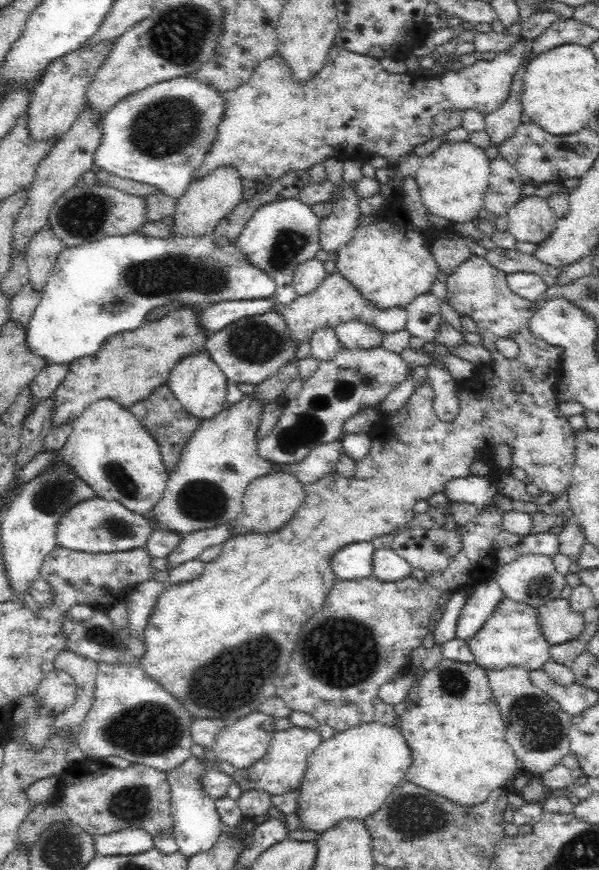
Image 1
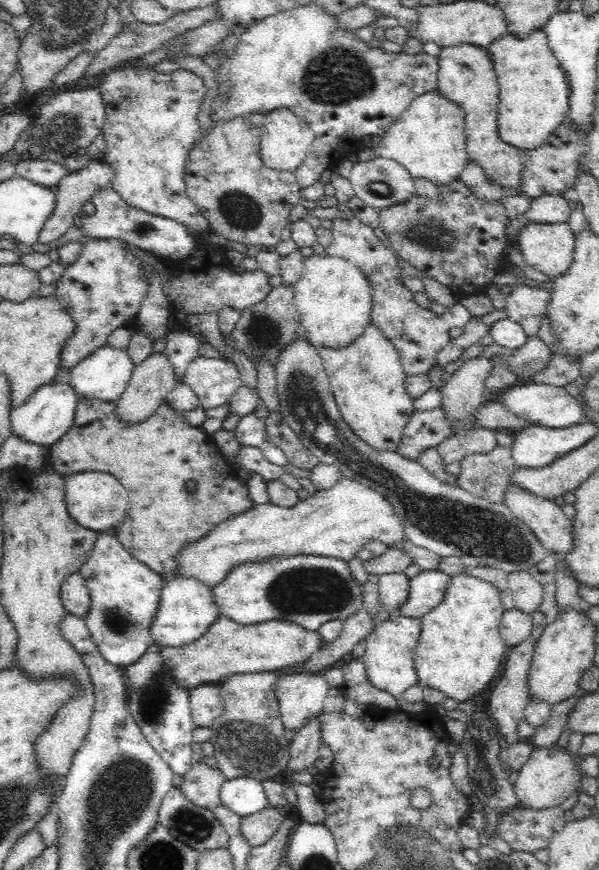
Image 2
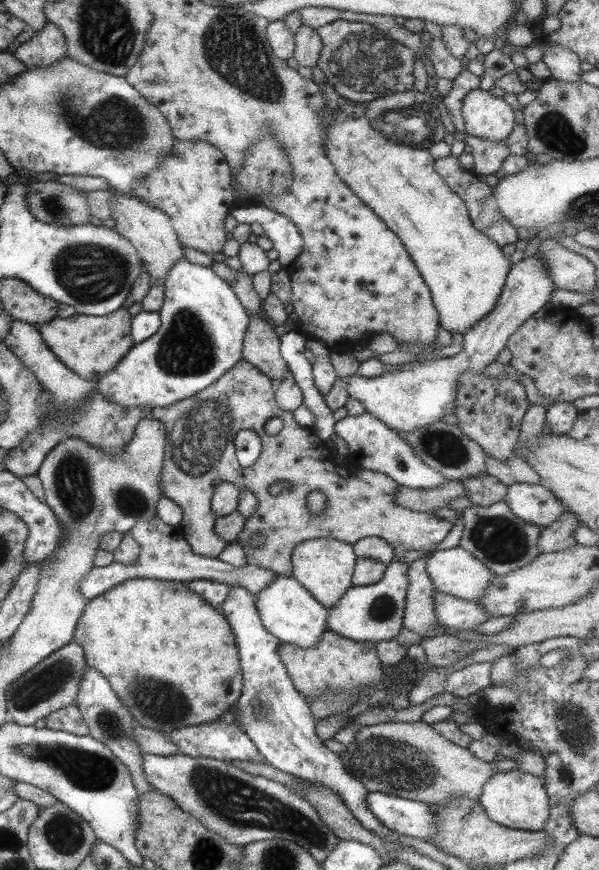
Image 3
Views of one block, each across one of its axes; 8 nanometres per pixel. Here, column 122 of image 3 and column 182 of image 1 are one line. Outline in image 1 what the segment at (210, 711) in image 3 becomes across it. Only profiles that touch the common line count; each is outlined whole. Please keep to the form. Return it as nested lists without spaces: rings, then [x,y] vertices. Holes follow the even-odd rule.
[[[470,254],[466,260],[461,260],[460,264],[455,268],[452,274],[449,274],[445,280],[447,290],[447,302],[452,308],[461,316],[470,316],[477,326],[477,332],[481,336],[481,343],[486,350],[491,354],[491,362],[488,367],[482,368],[480,372],[476,370],[474,376],[469,379],[458,382],[456,387],[459,387],[457,397],[459,398],[459,414],[451,422],[441,422],[436,415],[433,408],[434,391],[431,387],[430,381],[424,381],[419,387],[413,391],[412,397],[408,398],[407,402],[398,410],[398,413],[392,417],[386,417],[384,414],[380,416],[380,420],[376,422],[372,431],[368,434],[371,439],[371,449],[367,456],[359,461],[356,466],[355,476],[348,479],[342,477],[340,473],[335,471],[323,477],[320,481],[312,484],[306,484],[303,487],[305,490],[304,502],[300,508],[294,513],[288,524],[284,525],[281,530],[271,533],[270,535],[258,535],[254,533],[236,535],[223,544],[222,552],[210,562],[205,563],[202,574],[195,579],[179,582],[178,584],[168,584],[164,592],[155,600],[153,607],[149,612],[148,622],[143,632],[144,654],[139,660],[138,666],[143,670],[146,676],[150,677],[154,683],[162,685],[166,692],[169,692],[184,708],[196,718],[210,718],[212,720],[226,720],[230,723],[250,713],[260,712],[260,705],[268,698],[276,697],[277,690],[283,684],[284,678],[288,673],[289,660],[299,632],[310,618],[312,618],[324,604],[324,599],[332,588],[336,580],[330,568],[330,561],[336,551],[342,550],[344,546],[354,542],[372,541],[374,538],[384,536],[386,534],[398,532],[400,529],[405,529],[407,522],[410,522],[415,515],[414,507],[416,502],[421,500],[428,500],[436,492],[442,492],[448,482],[454,478],[468,478],[474,476],[470,473],[470,466],[474,462],[482,464],[489,463],[491,472],[488,476],[493,480],[494,476],[499,477],[504,470],[499,469],[494,464],[494,449],[500,444],[509,445],[512,454],[512,465],[508,472],[511,472],[512,467],[518,467],[526,473],[527,481],[532,481],[540,489],[540,492],[549,492],[553,494],[556,499],[566,489],[569,488],[573,480],[572,470],[576,462],[573,453],[574,440],[576,440],[575,431],[568,425],[568,418],[562,414],[559,404],[556,403],[556,382],[558,378],[562,377],[562,358],[560,356],[560,349],[550,346],[546,341],[536,338],[532,331],[530,331],[529,321],[534,316],[535,311],[539,309],[540,304],[530,302],[521,296],[518,296],[507,283],[507,274],[492,266],[484,257]],[[498,337],[510,337],[518,344],[519,352],[516,358],[508,359],[504,357],[498,349],[496,349],[496,340]],[[512,382],[519,382],[523,386],[523,391],[520,394],[515,394],[512,391]]]

